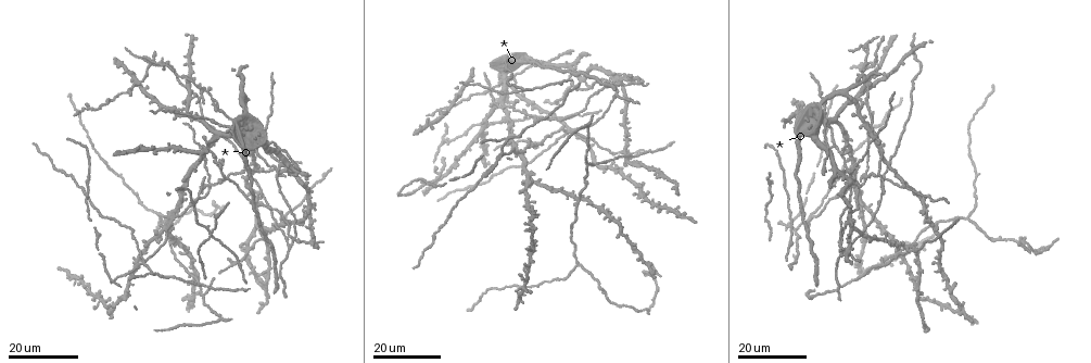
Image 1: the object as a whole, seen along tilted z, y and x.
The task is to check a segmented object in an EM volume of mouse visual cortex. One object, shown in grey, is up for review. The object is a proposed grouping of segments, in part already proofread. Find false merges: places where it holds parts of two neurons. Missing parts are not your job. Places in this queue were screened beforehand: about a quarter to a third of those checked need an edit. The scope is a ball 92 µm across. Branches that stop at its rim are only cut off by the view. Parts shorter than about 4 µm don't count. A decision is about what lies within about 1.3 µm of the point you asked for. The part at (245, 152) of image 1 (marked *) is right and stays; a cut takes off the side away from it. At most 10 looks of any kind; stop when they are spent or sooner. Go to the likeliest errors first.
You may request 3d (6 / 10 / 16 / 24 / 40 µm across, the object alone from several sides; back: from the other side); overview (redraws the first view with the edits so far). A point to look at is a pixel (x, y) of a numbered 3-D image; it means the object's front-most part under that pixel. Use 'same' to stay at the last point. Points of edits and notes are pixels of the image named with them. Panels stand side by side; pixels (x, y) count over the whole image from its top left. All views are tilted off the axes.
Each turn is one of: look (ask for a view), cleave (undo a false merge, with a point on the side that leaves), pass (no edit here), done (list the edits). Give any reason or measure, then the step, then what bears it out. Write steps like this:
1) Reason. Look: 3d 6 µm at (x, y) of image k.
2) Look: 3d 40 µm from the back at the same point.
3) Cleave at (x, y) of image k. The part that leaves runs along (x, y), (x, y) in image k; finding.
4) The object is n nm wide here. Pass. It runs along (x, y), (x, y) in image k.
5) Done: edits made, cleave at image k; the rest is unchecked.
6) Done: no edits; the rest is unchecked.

Four-way junction. Look: 3d 24 µm at (293, 240) of image 1.

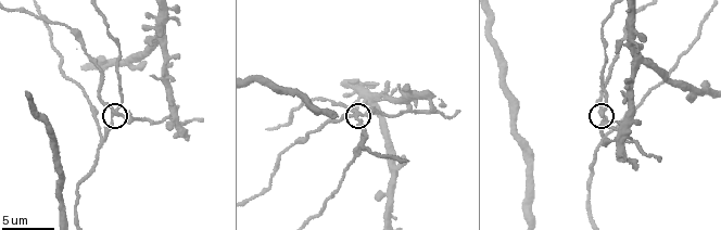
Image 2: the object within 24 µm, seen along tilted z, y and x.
Look: 3d 6 µm at (113, 113) of image 2.

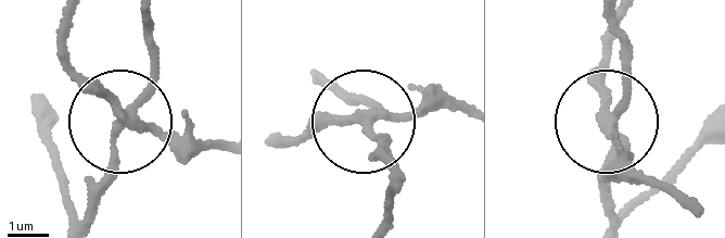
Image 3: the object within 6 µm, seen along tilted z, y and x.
The object is 210 nm wide here. Cleave at (83, 85) of image 3. The part that leaves runs along (126, 117), (70, 61), (67, 28) in image 3; a second neuron is stuck on.

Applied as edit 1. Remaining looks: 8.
Abrupt turn. Look: 3d 16 µm at (1023, 242) of image 1.

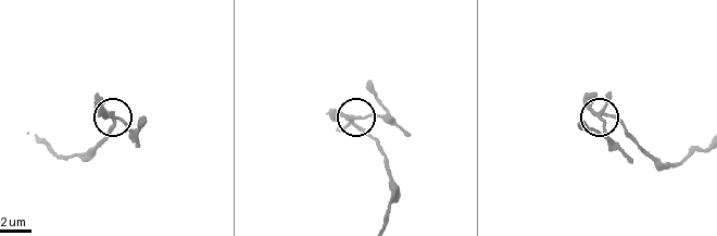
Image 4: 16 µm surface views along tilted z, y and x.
Zoom in. Look: 3d 10 µm at (603, 114) of image 4.

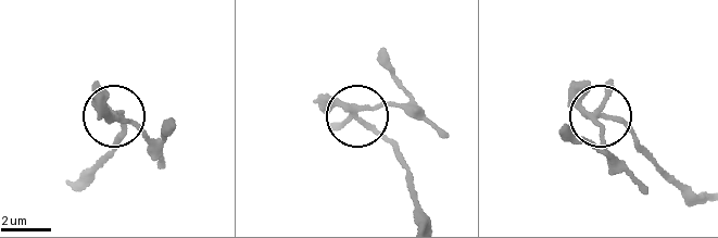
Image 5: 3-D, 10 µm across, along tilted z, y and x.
4 arms meet here. Cleave at (331, 127) of image 5. The part that leaves runs along (596, 116), (606, 153), (559, 134) in image 5; two neurons meet here.

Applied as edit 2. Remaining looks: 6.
Look: overview.

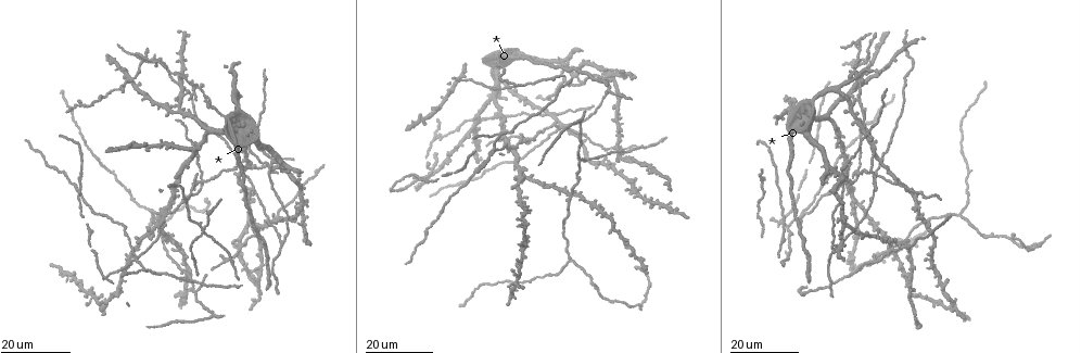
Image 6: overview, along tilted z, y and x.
Thin arm on a thick one. Look: 3d 16 µm at (545, 114) of image 6.

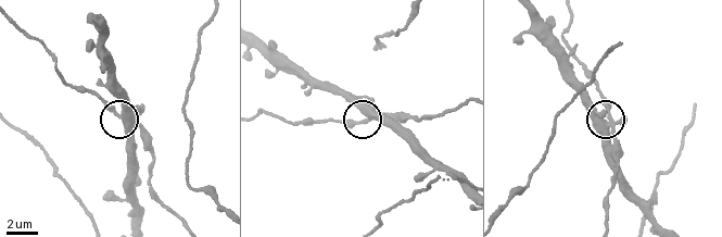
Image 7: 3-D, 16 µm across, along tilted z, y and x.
Look: 3d 6 µm at (612, 116) of image 7.

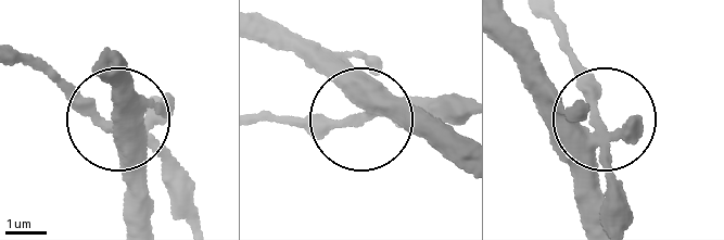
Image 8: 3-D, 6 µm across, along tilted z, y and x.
The object is 310 nm wide here. Cleave at (168, 181) of image 8. The part that leaves runs along (599, 137), (546, 20) in image 8; two neurons meet here.

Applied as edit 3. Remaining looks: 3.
Three-way junction. Look: 3d 16 µm at (441, 167) of image 6.

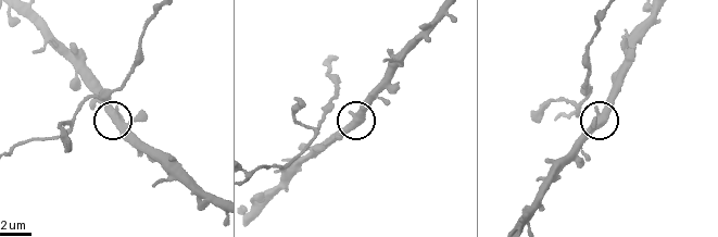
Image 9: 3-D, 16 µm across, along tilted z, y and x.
Look: 3d 6 µm at (598, 112) of image 9.

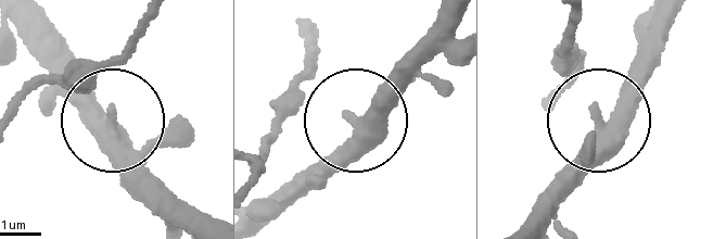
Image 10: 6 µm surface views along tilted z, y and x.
Pass. It runs along (199, 224), (163, 189), (46, 24) in image 10; one neuron here.

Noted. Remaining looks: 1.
Done: edits made, cleave at image 3, cleave at image 5, cleave at image 8; the rest is unchecked.

